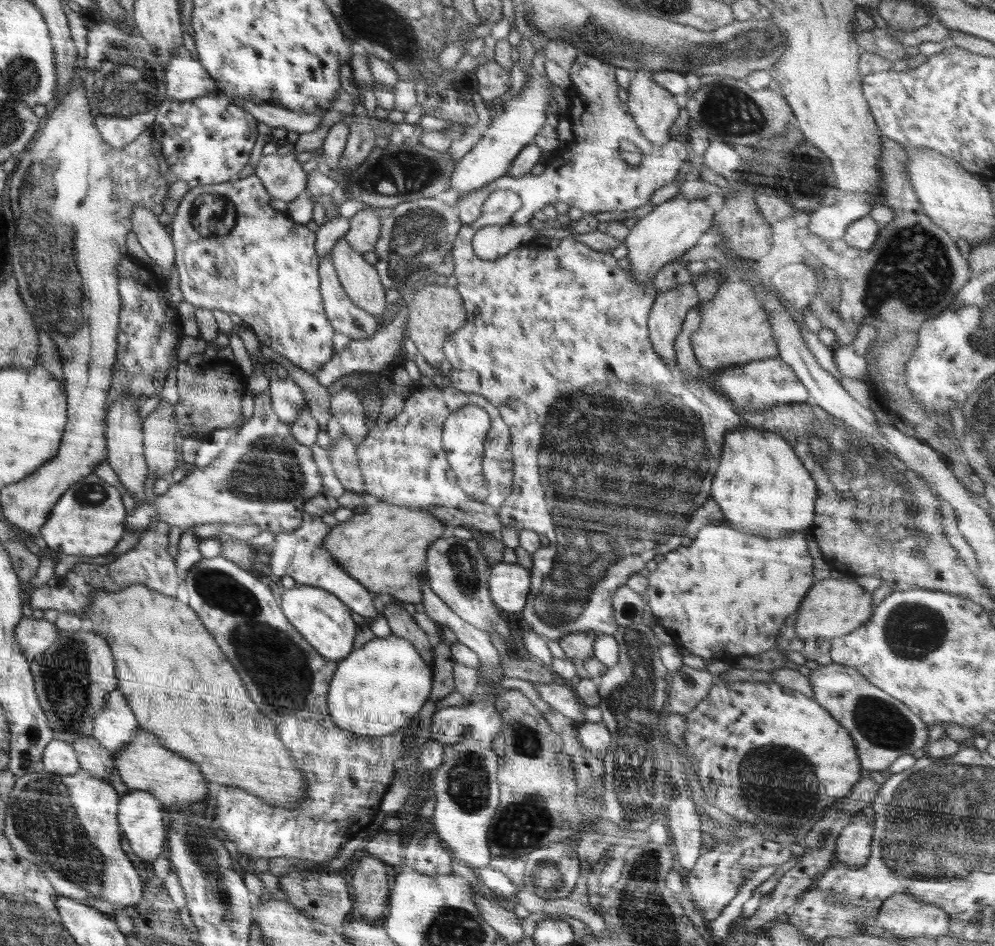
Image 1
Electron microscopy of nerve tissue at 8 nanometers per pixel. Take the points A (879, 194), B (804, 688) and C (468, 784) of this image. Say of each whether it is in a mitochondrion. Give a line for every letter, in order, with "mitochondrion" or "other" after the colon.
A: other
B: other
C: mitochondrion

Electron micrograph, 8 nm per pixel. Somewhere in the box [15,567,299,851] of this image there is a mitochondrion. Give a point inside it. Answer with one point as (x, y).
(66, 679)

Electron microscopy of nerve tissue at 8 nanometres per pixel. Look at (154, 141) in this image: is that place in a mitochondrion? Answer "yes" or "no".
no

